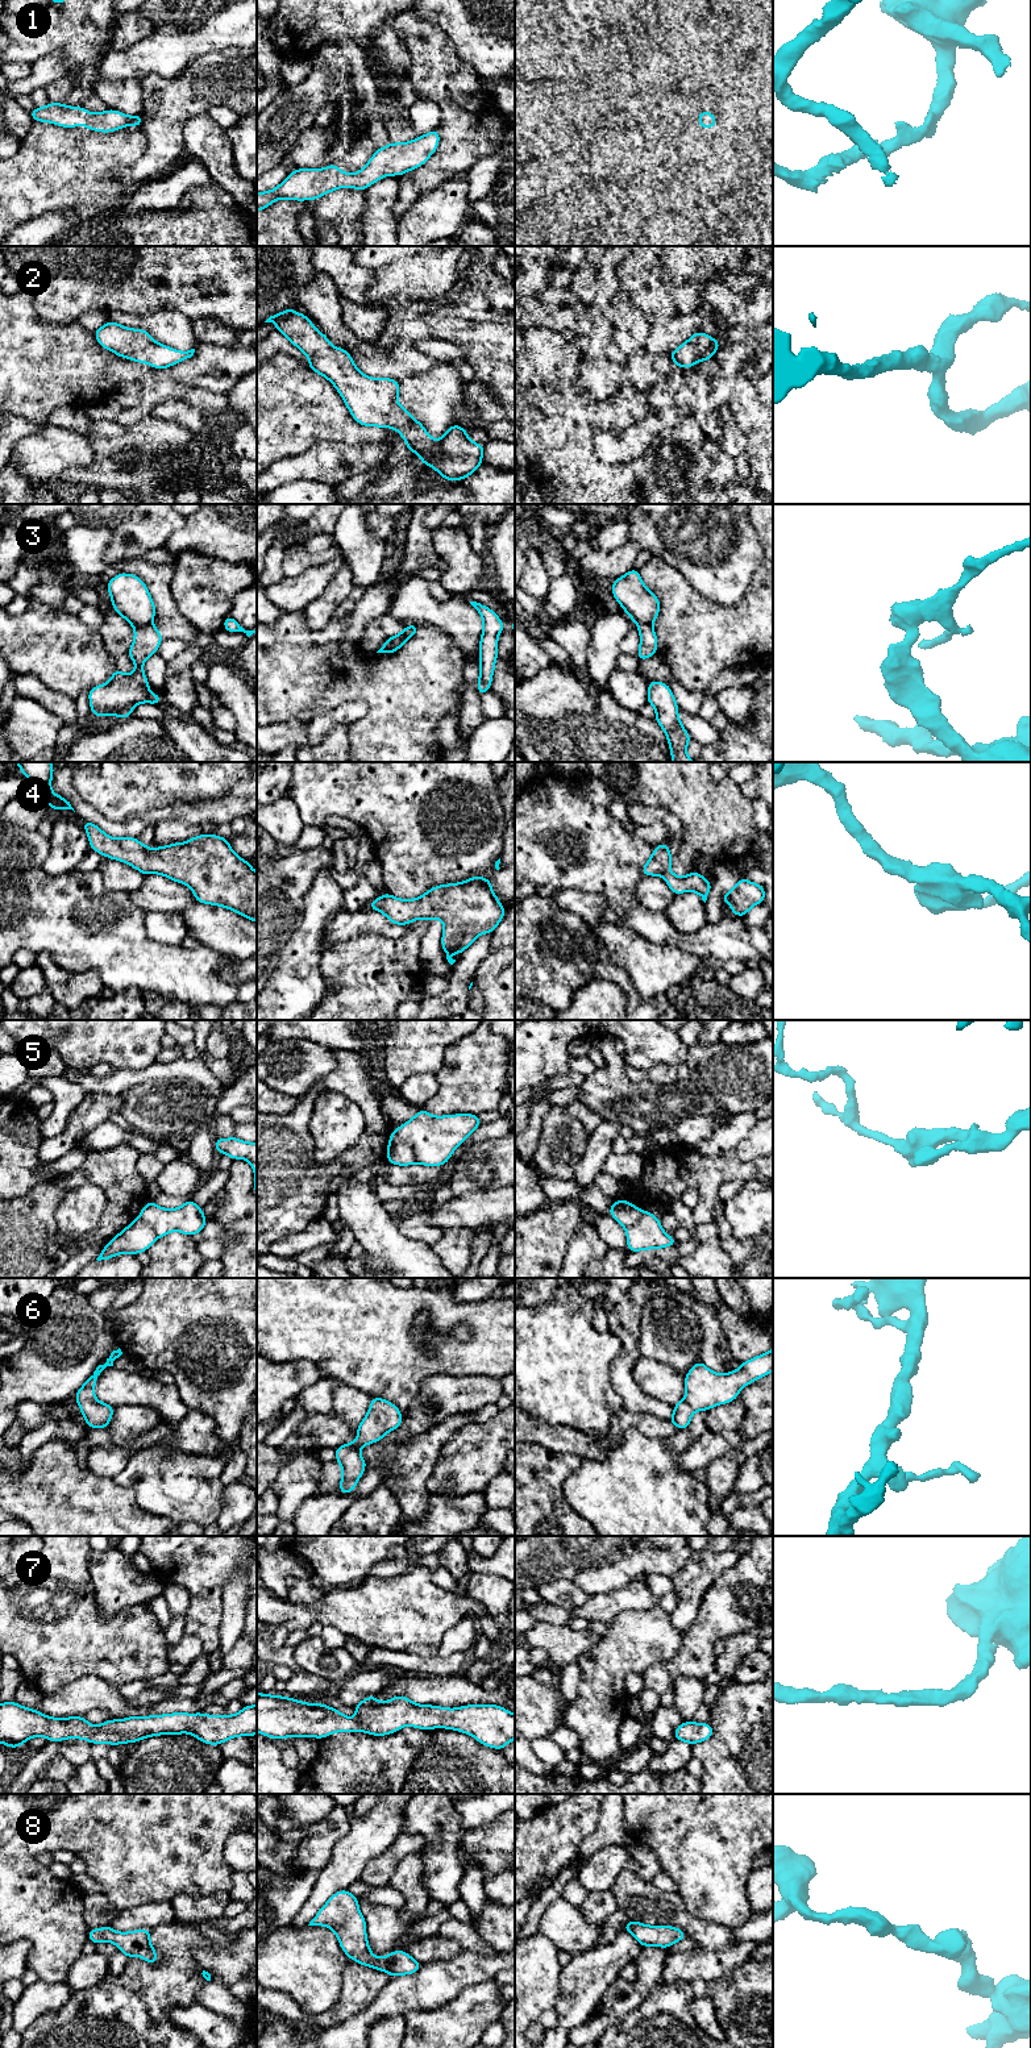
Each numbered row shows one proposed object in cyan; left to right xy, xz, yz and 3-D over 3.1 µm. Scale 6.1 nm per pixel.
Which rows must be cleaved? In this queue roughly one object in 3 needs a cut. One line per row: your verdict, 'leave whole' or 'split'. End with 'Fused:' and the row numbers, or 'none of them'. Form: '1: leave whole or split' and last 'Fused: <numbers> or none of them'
1: leave whole
2: leave whole
3: split
4: leave whole
5: split
6: leave whole
7: leave whole
8: leave whole
Fused: 3, 5

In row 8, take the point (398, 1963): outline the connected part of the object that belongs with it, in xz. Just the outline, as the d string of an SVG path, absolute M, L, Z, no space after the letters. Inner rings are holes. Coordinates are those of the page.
M345 1890L334 1893L320 1908L308 1926L325 1926L330 1928L348 1958L391 1977L413 1974L421 1962L412 1958L406 1951L394 1951L386 1957L375 1957L366 1937L366 1920L359 1911L358 1898Z

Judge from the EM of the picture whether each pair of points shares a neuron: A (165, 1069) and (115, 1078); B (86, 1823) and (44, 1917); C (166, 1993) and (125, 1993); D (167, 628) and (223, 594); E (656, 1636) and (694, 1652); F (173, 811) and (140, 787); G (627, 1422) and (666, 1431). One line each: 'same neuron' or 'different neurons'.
A: same neuron
B: same neuron
C: same neuron
D: different neurons
E: different neurons
F: different neurons
G: same neuron

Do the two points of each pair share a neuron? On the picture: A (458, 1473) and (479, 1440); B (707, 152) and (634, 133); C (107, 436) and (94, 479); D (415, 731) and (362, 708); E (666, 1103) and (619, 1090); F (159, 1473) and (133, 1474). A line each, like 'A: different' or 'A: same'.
A: same
B: same
C: same
D: different
E: same
F: same

